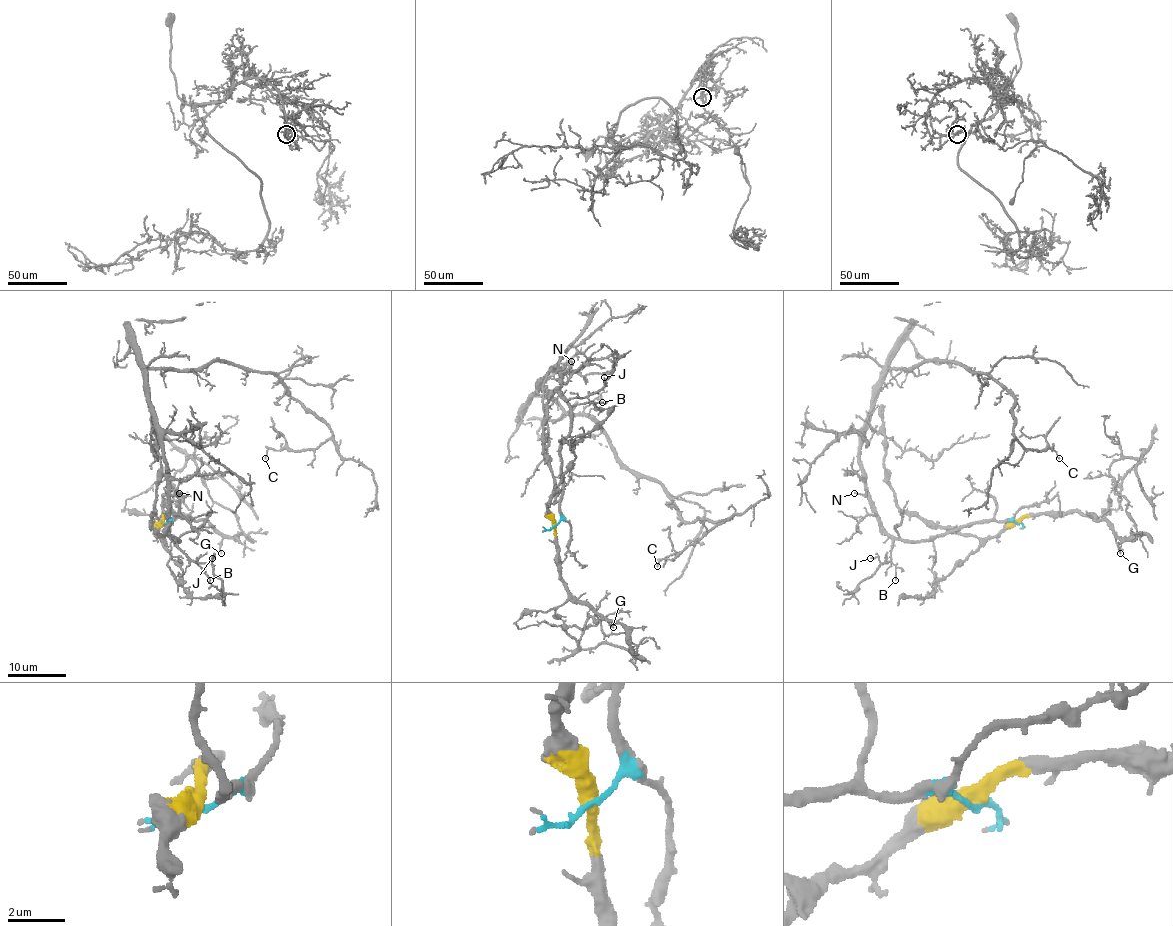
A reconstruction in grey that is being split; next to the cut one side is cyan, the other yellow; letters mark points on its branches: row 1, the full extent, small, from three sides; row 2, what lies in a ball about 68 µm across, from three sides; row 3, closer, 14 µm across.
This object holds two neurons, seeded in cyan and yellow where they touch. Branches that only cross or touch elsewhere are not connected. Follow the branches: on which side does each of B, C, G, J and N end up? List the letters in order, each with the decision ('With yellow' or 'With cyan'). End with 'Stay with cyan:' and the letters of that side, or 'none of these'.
B: With cyan
C: With cyan
G: With yellow
J: With cyan
N: With cyan
Stay with cyan: B, C, J, N

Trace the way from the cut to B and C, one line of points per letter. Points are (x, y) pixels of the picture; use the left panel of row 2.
B: (162, 523), (168, 519), (168, 534), (211, 579)
C: (162, 523), (177, 541), (146, 371), (228, 360), (271, 372), (331, 435), (265, 459)

